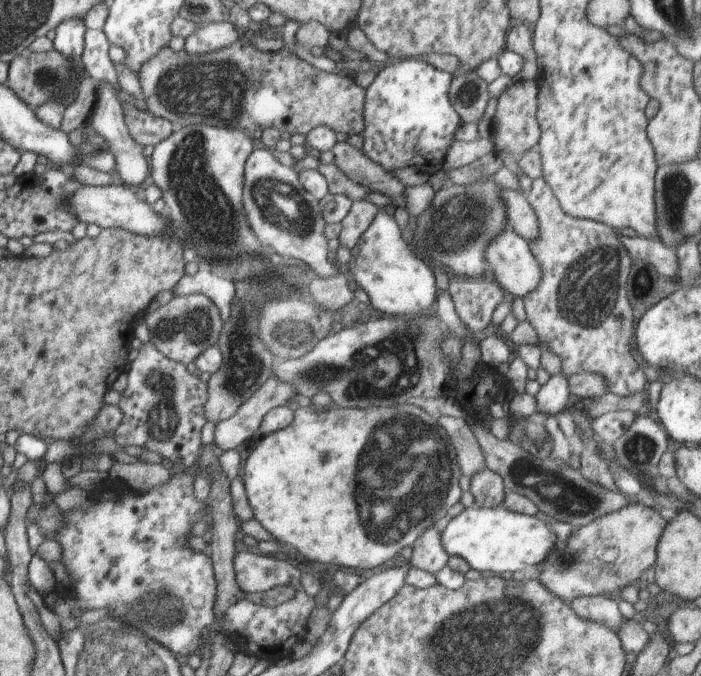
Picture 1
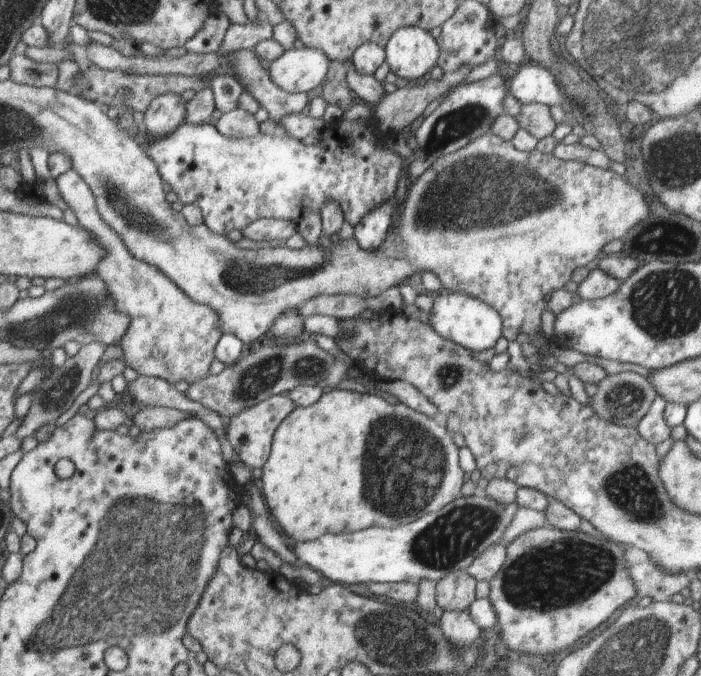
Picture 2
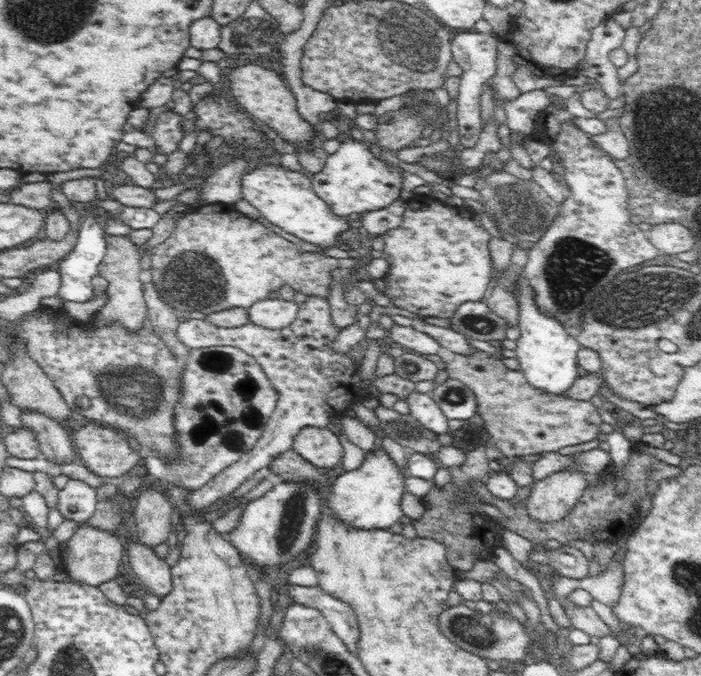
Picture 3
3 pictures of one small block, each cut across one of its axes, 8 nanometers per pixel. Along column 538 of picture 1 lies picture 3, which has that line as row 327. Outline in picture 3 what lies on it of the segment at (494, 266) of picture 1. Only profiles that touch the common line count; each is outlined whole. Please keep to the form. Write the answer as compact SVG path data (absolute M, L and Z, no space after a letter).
M274 298L255 302L247 308L250 322L268 329L279 329L288 326L296 317L299 305L294 301Z

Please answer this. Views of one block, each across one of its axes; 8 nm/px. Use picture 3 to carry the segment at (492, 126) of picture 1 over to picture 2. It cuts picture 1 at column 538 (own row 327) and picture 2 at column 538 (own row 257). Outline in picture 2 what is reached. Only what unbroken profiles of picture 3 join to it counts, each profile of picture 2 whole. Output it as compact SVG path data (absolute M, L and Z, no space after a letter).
M520 104L520 112L516 116L518 126L526 129L534 138L538 140L552 135L557 127L550 107L546 104Z

